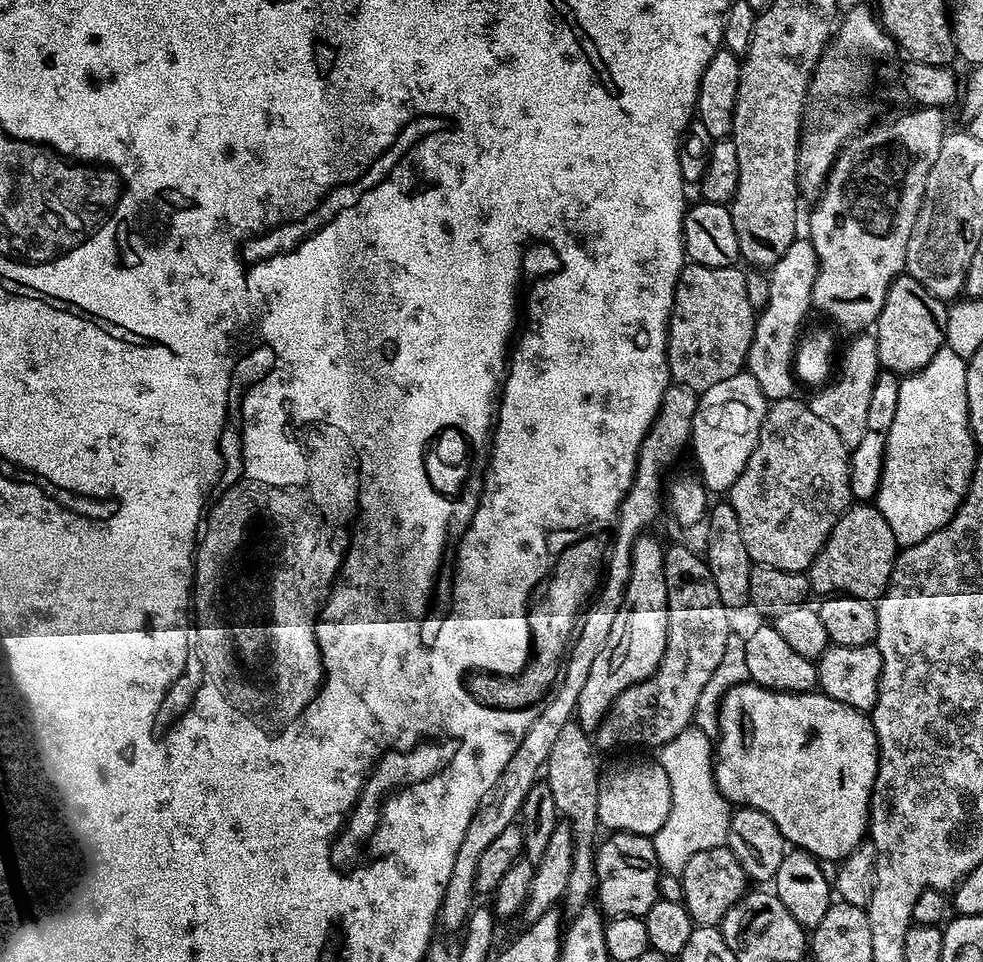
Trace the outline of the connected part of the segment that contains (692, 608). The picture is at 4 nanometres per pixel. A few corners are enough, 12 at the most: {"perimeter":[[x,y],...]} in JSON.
{"perimeter":[[664,549],[658,670],[614,698],[594,744],[659,750],[693,723],[734,633],[707,559]]}

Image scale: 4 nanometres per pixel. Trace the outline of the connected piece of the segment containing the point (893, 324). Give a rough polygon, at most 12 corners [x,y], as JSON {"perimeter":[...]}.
{"perimeter":[[892,281],[874,335],[880,367],[922,370],[945,345],[948,308]]}

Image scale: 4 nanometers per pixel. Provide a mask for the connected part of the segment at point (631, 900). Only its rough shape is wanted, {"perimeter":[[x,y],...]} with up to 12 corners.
{"perimeter":[[613,831],[594,852],[595,899],[642,918],[661,899],[653,837]]}

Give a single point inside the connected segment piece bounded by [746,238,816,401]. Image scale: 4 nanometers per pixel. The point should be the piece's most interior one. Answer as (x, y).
(772, 353)

